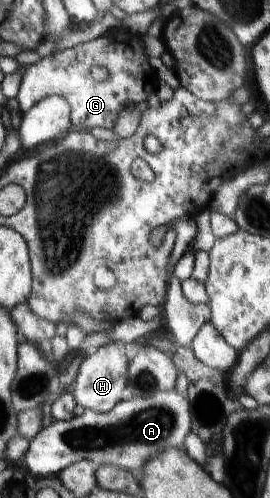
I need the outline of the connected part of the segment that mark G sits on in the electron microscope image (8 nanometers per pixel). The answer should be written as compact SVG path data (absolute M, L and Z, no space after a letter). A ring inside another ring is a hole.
M155 17L144 35L133 33L124 27L109 29L97 39L63 49L42 58L33 66L28 66L23 73L21 87L16 97L19 111L24 114L43 97L59 95L67 99L67 105L71 109L72 131L89 132L95 127L113 129L121 109L129 103L135 105L146 103L149 93L156 91L158 79L151 68L149 51L147 51L149 48L144 38L153 36L162 40L163 24L163 19ZM93 67L105 67L109 71L109 79L97 83L91 77Z

